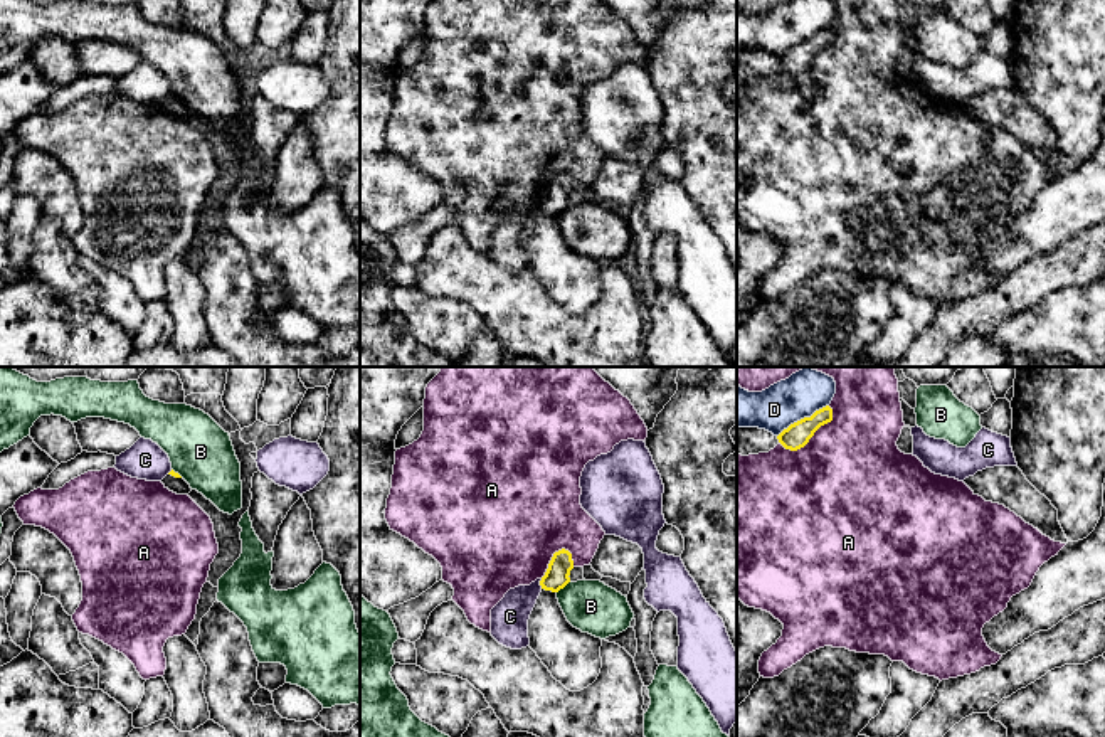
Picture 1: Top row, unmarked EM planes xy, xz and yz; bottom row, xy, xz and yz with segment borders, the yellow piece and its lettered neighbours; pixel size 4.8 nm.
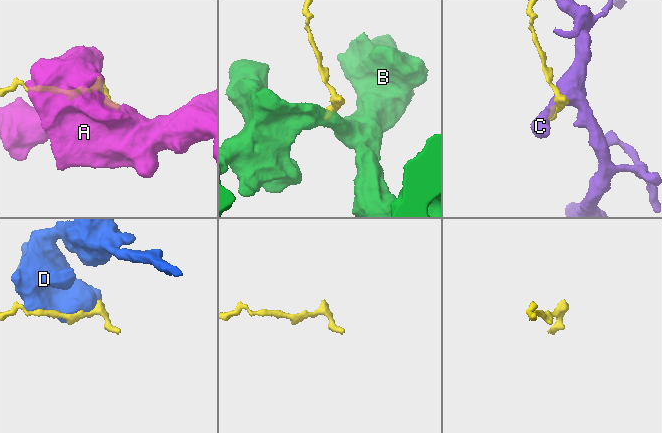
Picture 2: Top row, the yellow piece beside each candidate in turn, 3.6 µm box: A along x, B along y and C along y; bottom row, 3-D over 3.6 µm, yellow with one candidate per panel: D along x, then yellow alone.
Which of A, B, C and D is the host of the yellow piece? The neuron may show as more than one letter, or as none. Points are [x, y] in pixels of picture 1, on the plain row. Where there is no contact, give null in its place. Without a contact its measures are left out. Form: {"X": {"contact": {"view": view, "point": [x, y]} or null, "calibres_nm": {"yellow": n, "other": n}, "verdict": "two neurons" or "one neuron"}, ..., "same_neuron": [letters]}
{"A": {"contact": {"view": "yz", "point": [813, 58]}, "calibres_nm": {"yellow": 120, "other": 500}, "verdict": "two neurons"}, "B": {"contact": {"view": "xz", "point": [562, 211]}, "calibres_nm": {"yellow": 120, "other": 260}, "verdict": "two neurons"}, "C": {"contact": {"view": "xz", "point": [540, 207]}, "calibres_nm": {"yellow": 120, "other": 180}, "verdict": "two neurons"}, "D": {"contact": {"view": "yz", "point": [804, 41]}, "calibres_nm": {"yellow": 120, "other": 220}, "verdict": "two neurons"}, "same_neuron": []}

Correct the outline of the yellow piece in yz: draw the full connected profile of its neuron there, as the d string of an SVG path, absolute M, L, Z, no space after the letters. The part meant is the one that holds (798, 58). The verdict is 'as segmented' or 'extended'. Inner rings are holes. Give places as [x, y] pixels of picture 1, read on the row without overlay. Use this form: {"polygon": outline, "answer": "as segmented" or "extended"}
{"polygon": "M826 29L816 34L811 40L804 40L790 47L777 59L777 62L785 72L797 74L809 66L809 62L821 49L831 44L833 44L833 32Z", "answer": "as segmented"}

